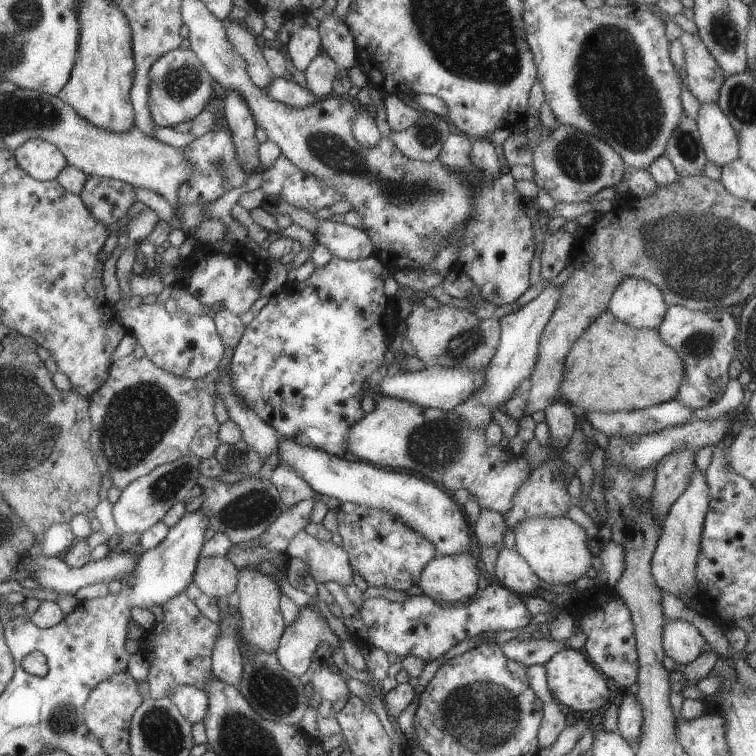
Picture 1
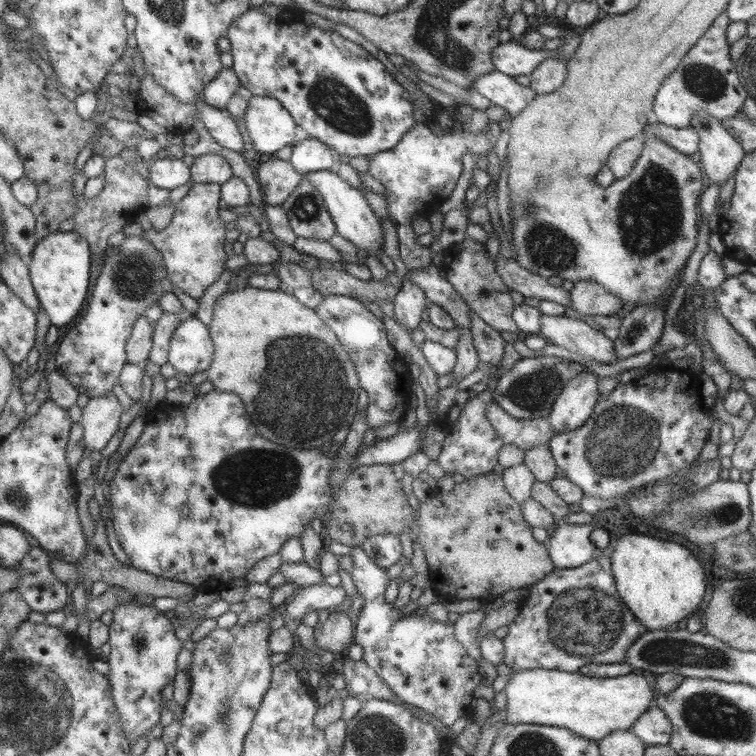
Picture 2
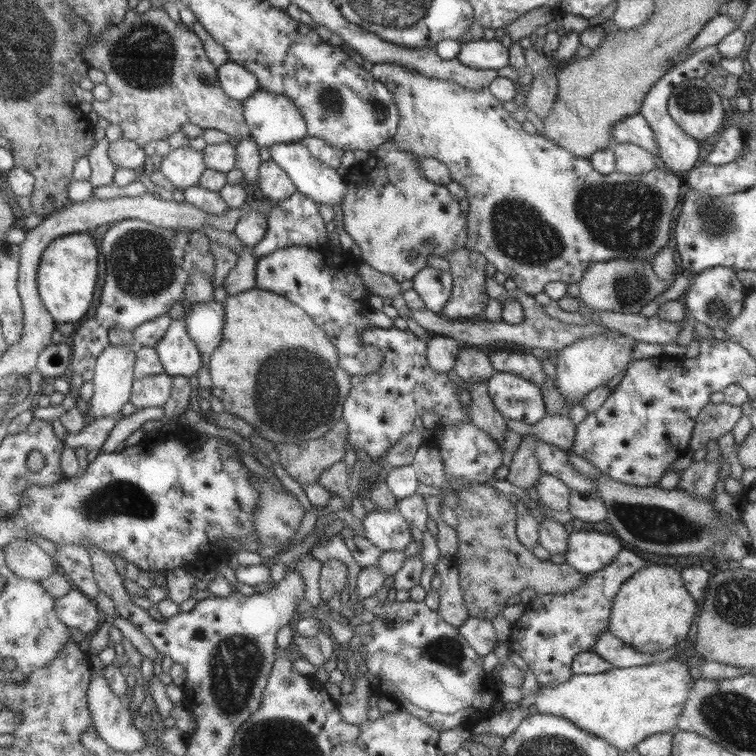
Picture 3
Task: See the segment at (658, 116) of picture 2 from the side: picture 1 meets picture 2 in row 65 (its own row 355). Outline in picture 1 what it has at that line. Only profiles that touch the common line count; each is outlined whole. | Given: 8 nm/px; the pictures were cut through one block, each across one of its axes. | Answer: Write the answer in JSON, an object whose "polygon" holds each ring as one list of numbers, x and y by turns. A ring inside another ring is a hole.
{"polygon":[[681,305,666,308,661,324,656,328,661,342,669,346,683,364,684,378,677,388,673,400,685,404,691,410,706,407,719,400,729,378,727,366,736,358,737,322,727,312,708,310,689,310]]}

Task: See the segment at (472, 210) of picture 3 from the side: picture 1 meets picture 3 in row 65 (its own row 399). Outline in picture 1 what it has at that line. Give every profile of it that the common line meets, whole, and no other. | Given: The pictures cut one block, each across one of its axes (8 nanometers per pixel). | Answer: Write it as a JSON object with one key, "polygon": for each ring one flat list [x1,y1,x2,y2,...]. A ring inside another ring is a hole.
{"polygon":[[376,394,375,408,349,426,345,450,351,459,365,461,379,468,405,468,419,472,443,490,463,488,469,492,480,510,505,514,517,488,527,480,531,466,513,455,503,443,487,446,486,430,471,428,451,410,421,408,407,400]]}

